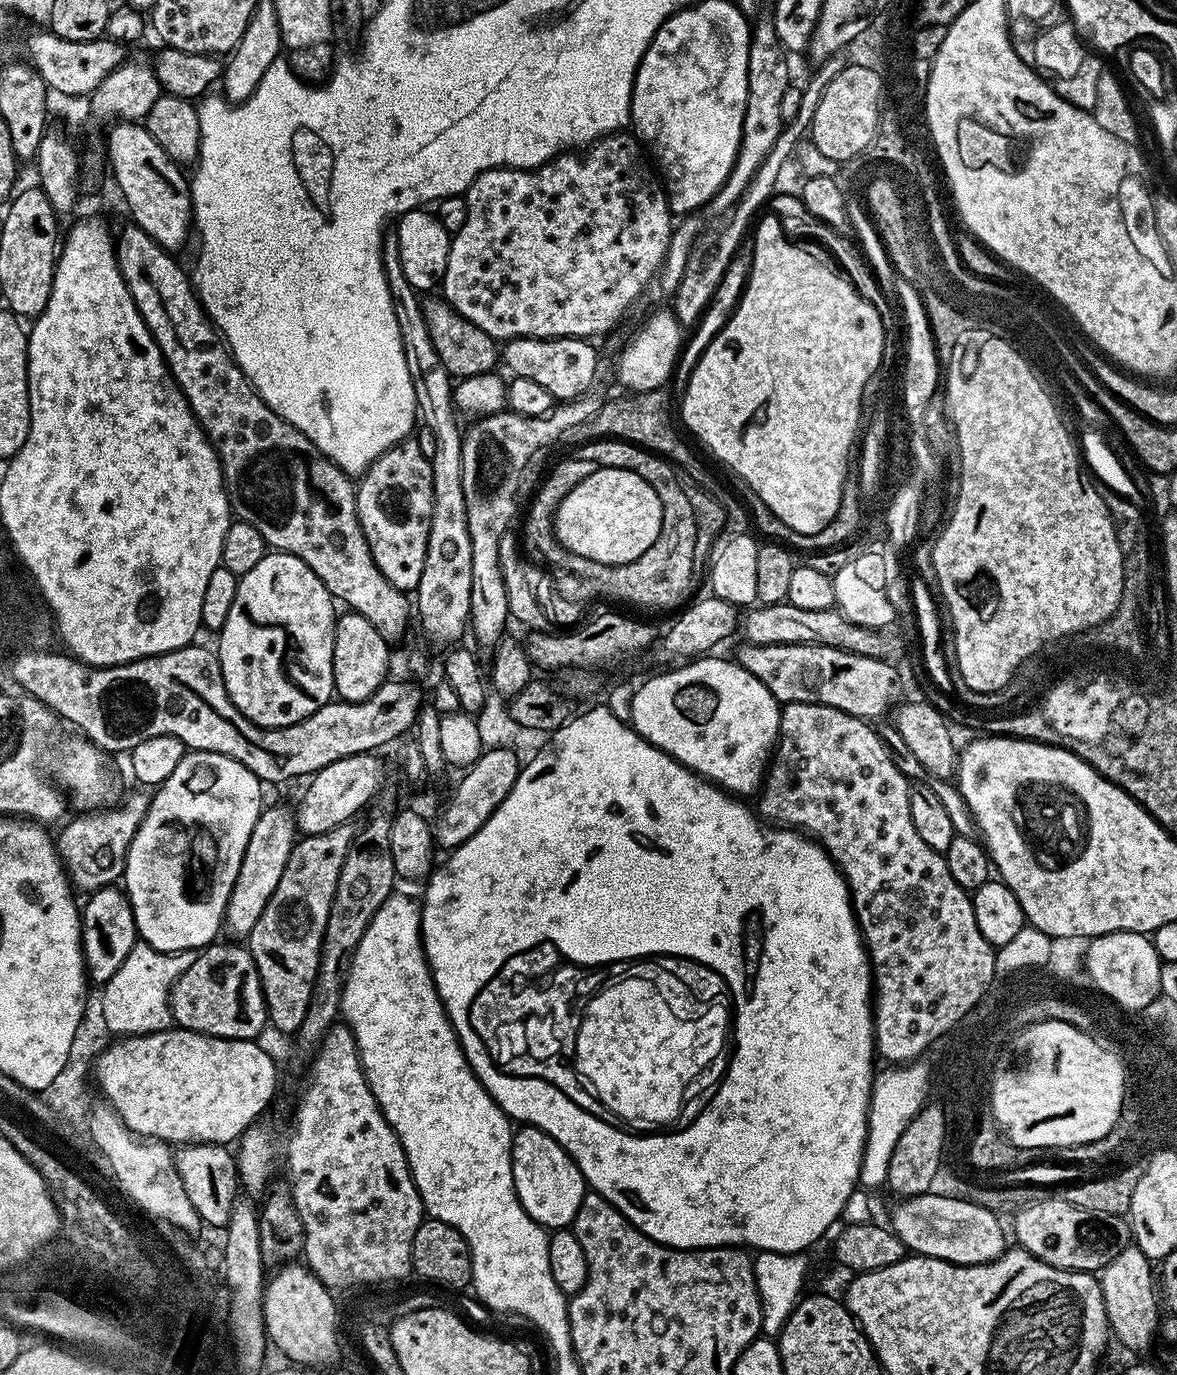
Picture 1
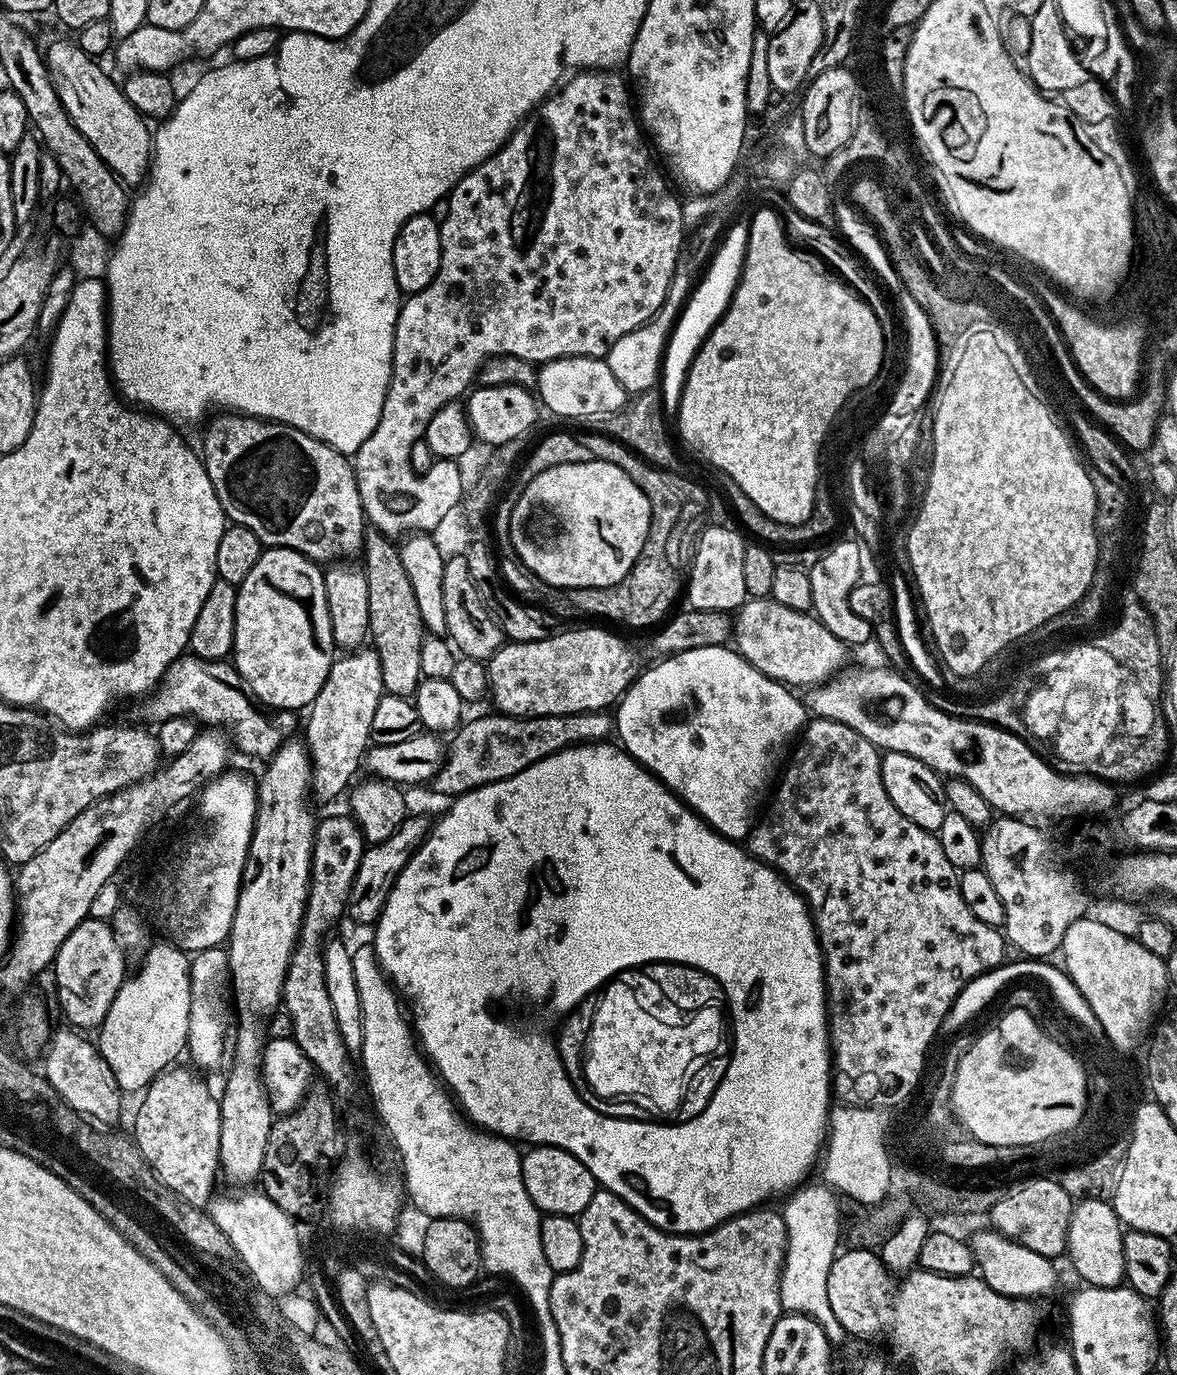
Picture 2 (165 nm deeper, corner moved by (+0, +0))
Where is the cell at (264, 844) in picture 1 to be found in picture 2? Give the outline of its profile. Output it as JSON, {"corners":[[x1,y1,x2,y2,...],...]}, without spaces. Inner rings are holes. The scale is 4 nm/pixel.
{"corners":[[358,650,343,658,345,660,333,659,326,682,322,682,306,712,306,747,311,765,310,792,320,800,332,800,340,795,343,797,353,783,352,775,362,768,362,761,370,747,370,725,374,722,374,710,378,710,378,702,386,695,380,659,375,651]]}

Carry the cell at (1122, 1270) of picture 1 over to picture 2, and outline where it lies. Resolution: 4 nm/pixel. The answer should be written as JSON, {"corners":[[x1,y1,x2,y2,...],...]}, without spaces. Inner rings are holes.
{"corners":[[1084,1198,1073,1207,1068,1222,1066,1256,1072,1259,1073,1270,1084,1279,1085,1285,1115,1288,1124,1280,1123,1241,1122,1225,1107,1199]]}

